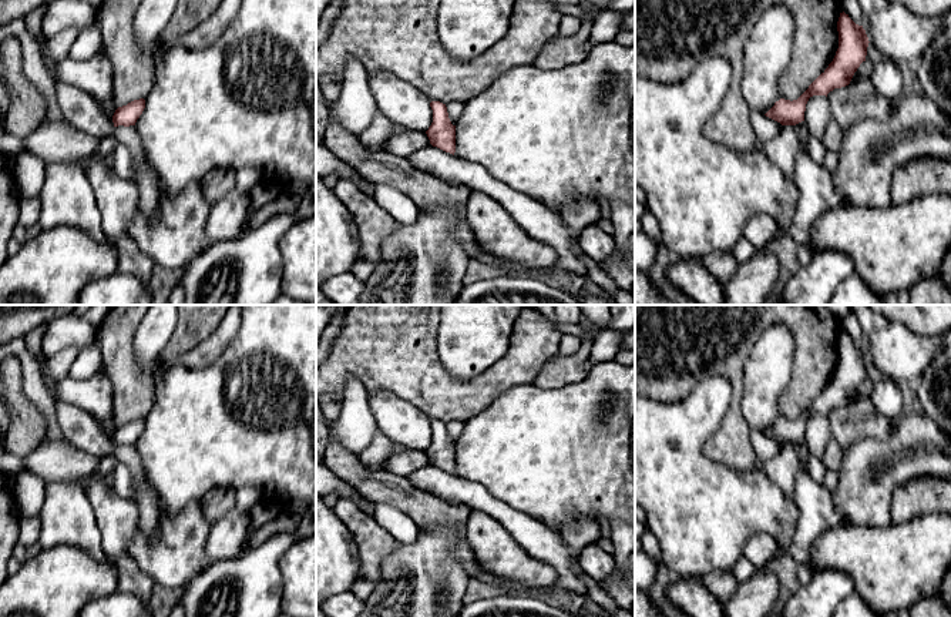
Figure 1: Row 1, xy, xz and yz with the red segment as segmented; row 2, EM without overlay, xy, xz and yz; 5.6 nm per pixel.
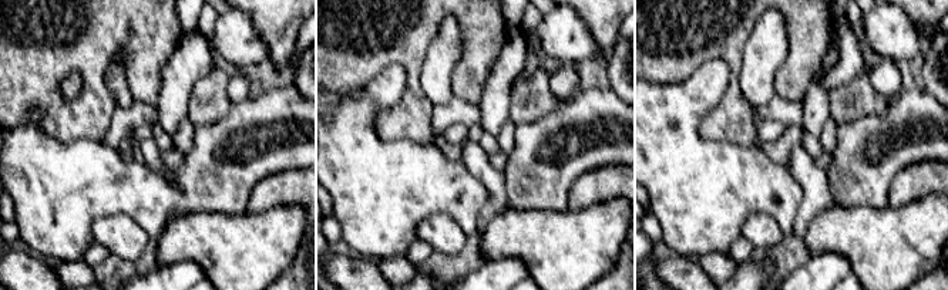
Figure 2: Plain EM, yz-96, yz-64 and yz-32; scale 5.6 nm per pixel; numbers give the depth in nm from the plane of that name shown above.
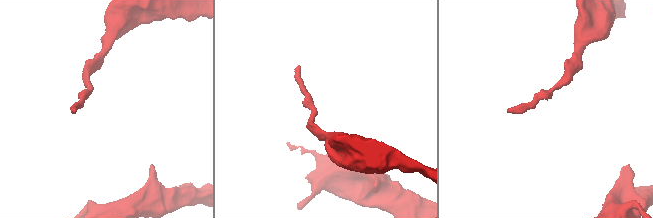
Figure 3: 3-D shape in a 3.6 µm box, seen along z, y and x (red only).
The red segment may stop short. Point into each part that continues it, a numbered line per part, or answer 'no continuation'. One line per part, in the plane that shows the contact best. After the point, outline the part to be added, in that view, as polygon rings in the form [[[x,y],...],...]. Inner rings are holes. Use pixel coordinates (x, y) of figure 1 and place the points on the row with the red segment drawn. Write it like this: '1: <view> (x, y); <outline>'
no continuation

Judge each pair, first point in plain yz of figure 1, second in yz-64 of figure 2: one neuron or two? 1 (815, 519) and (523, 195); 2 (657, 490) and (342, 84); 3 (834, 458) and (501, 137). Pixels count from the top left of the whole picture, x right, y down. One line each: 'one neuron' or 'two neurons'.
1: two neurons
2: two neurons
3: one neuron

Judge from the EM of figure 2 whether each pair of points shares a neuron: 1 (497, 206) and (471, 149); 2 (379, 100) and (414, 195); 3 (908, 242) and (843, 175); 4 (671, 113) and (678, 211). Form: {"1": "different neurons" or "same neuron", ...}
{"1": "same neuron", "2": "same neuron", "3": "different neurons", "4": "same neuron"}

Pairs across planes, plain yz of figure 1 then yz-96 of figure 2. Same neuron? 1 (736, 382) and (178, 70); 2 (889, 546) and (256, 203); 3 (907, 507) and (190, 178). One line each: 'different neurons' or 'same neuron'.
1: different neurons
2: different neurons
3: different neurons

